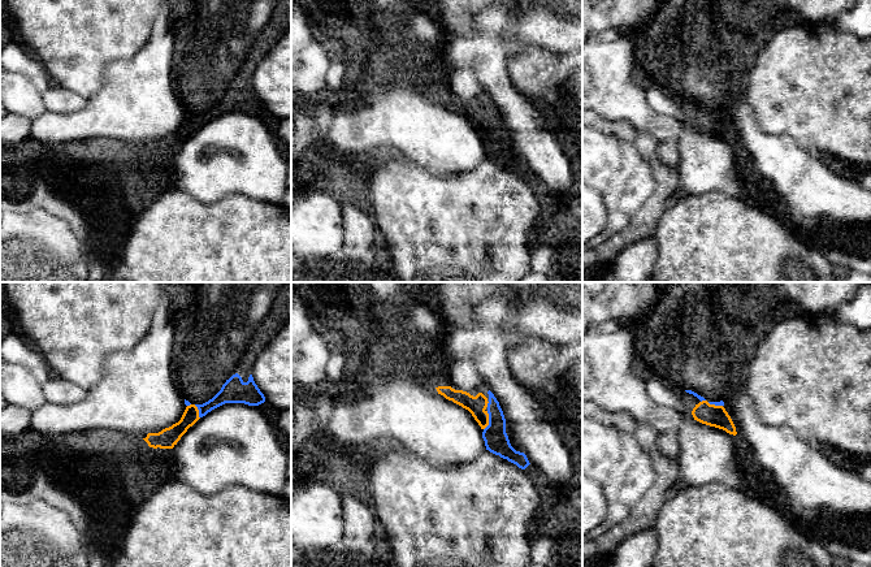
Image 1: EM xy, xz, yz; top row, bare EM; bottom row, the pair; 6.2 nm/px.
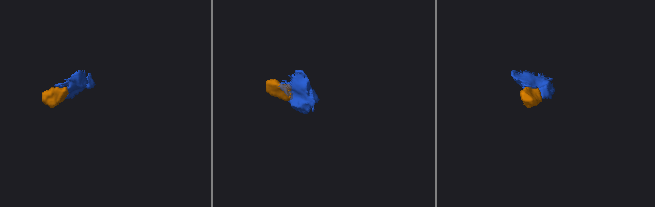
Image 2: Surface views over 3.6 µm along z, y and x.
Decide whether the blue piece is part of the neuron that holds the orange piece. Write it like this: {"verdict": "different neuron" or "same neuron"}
{"verdict": "same neuron"}

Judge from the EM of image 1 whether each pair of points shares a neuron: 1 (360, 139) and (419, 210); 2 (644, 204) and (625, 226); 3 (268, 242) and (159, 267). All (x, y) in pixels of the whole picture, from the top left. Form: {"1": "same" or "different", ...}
{"1": "different", "2": "same", "3": "same"}

